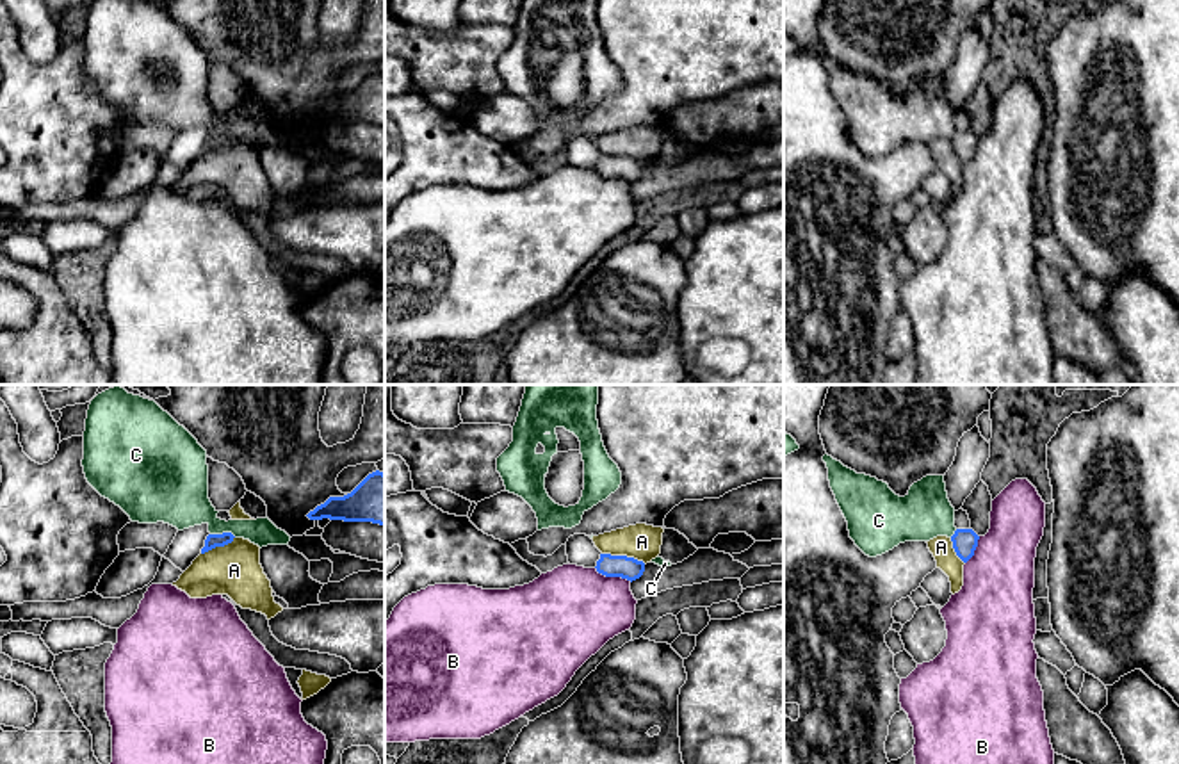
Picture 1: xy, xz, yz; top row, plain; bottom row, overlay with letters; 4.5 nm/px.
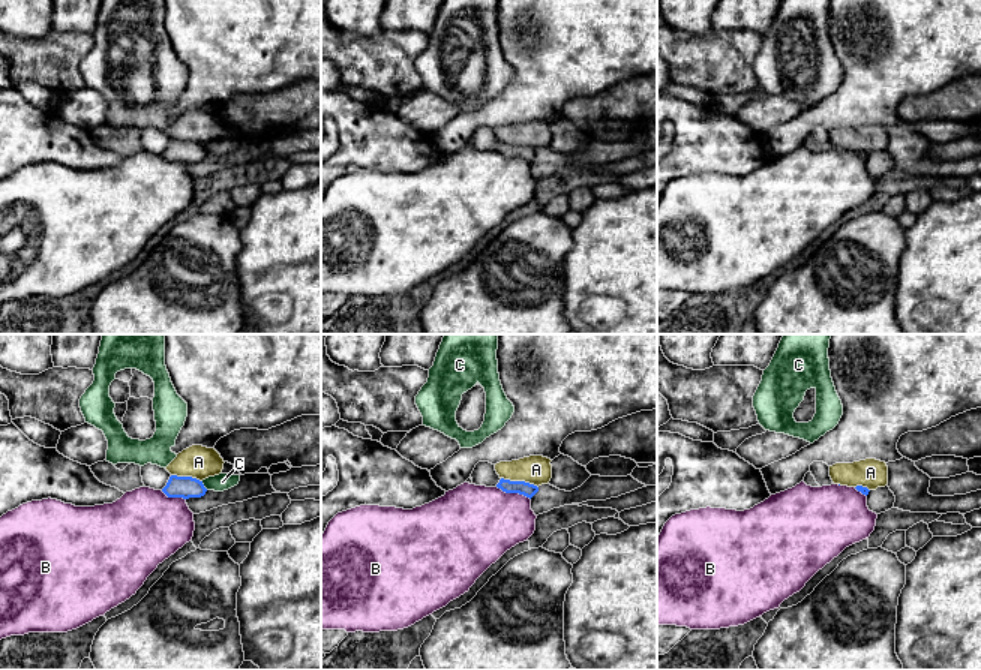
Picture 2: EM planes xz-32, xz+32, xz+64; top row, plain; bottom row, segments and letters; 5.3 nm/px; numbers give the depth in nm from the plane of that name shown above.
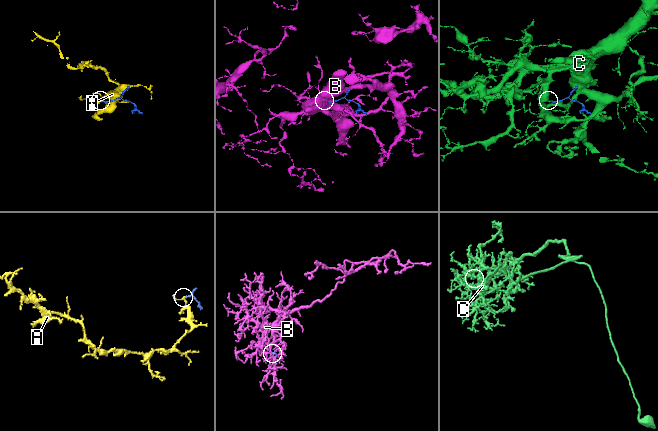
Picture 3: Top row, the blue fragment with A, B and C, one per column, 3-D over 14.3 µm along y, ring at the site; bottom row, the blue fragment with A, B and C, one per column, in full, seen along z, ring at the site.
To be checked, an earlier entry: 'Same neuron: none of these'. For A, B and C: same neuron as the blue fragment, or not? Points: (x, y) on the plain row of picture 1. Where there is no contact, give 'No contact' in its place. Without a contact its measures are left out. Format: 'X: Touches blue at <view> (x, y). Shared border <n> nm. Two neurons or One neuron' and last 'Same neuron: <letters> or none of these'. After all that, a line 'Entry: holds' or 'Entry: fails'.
A: Touches blue at xz (624, 157). Shared border 200 nm. Two neurons
B: Touches blue at xz (613, 177). Shared border 180 nm. Two neurons
C: Touches blue at xy (223, 134). Shared border 120 nm. Two neurons
Same neuron: none of these
Entry: holds

